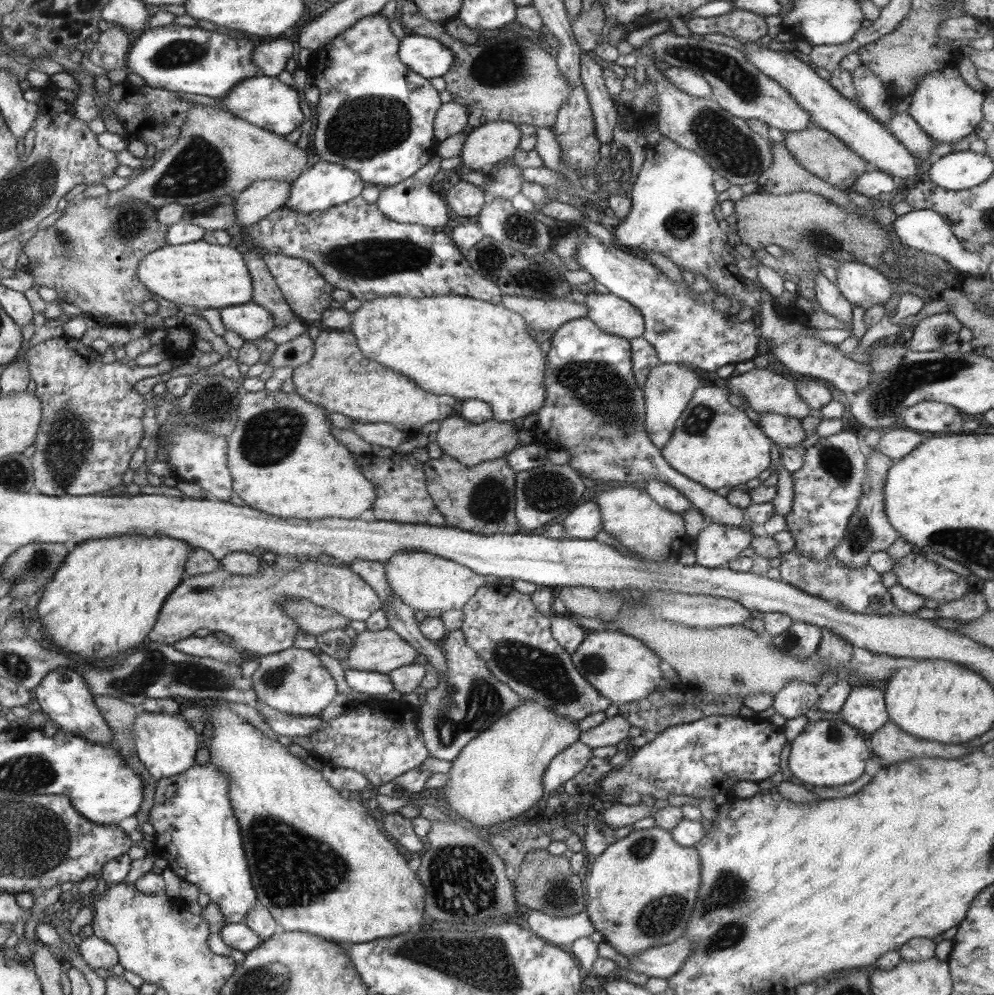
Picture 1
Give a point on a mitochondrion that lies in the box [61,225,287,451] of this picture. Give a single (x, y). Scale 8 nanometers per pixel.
(213, 403)

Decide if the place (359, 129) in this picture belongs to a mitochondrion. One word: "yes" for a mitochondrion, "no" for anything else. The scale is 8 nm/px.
yes

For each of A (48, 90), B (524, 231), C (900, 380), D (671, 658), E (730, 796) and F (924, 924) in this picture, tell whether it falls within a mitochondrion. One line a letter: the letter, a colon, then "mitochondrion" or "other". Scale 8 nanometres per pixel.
A: other
B: mitochondrion
C: mitochondrion
D: other
E: other
F: other

